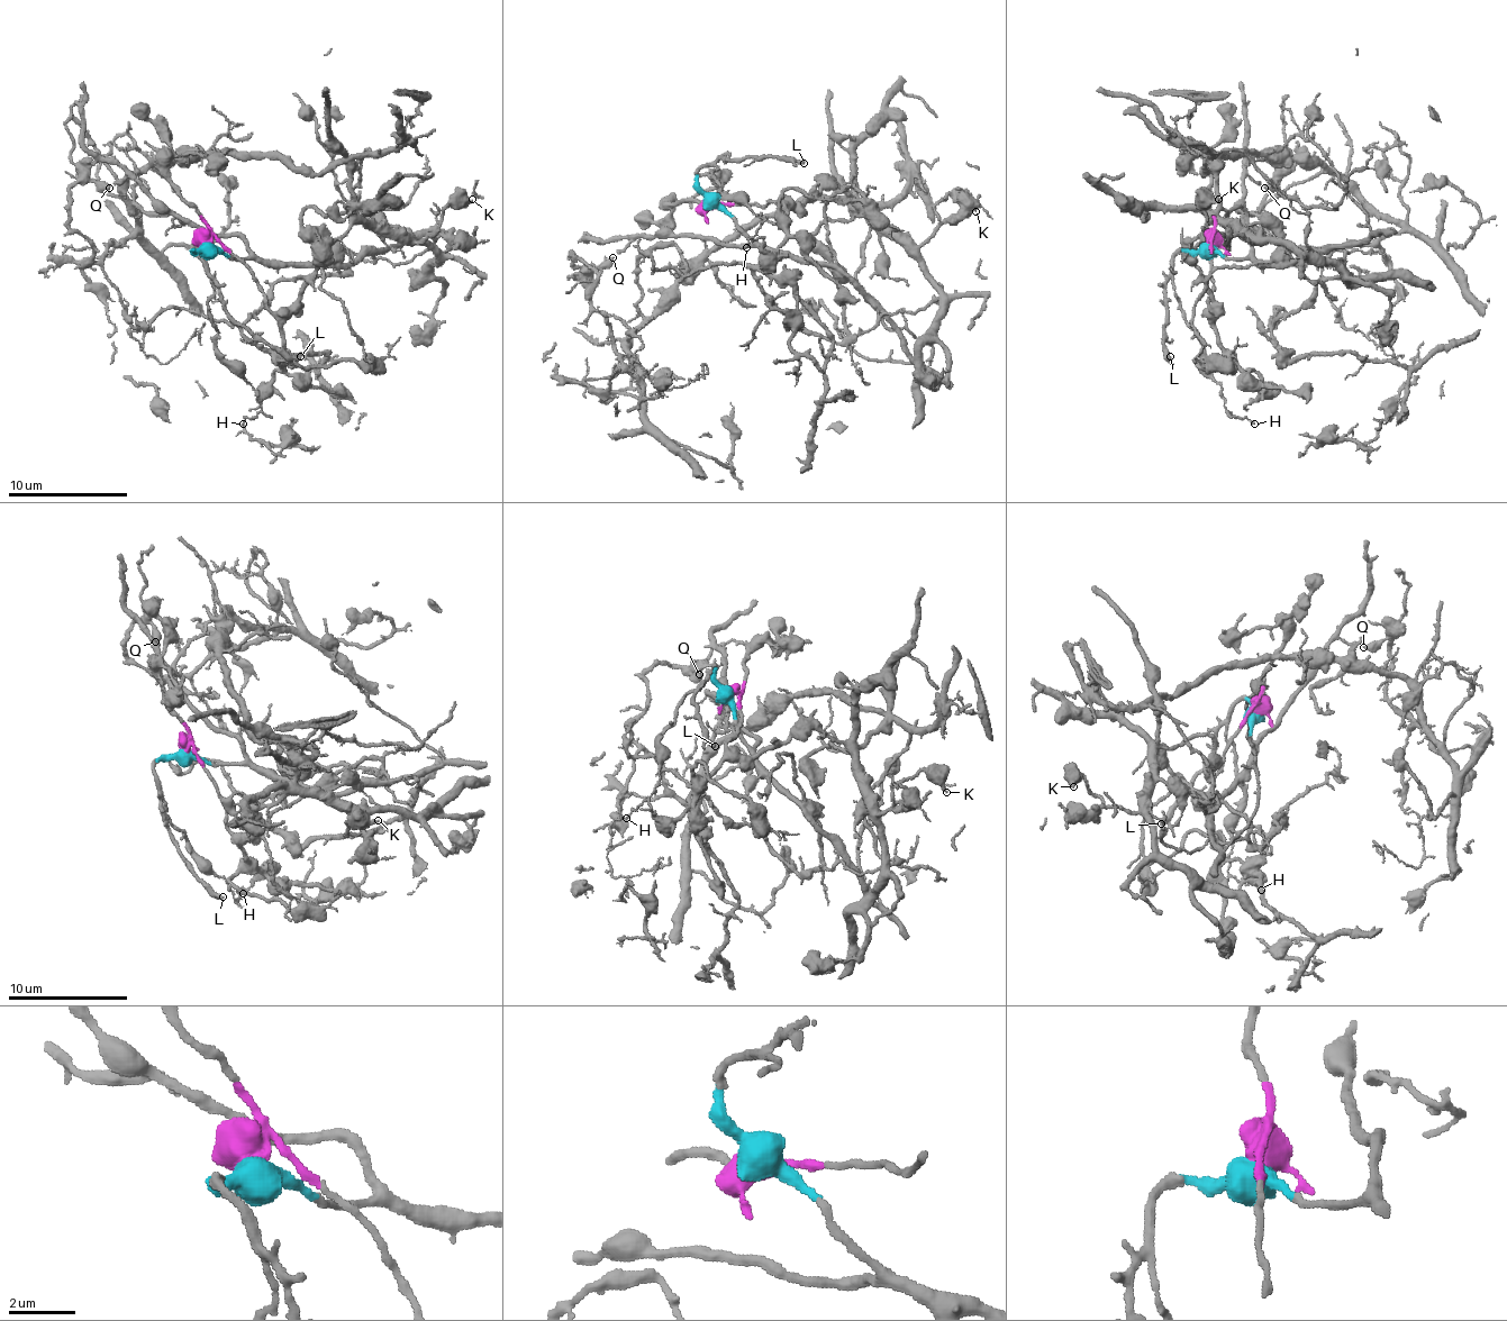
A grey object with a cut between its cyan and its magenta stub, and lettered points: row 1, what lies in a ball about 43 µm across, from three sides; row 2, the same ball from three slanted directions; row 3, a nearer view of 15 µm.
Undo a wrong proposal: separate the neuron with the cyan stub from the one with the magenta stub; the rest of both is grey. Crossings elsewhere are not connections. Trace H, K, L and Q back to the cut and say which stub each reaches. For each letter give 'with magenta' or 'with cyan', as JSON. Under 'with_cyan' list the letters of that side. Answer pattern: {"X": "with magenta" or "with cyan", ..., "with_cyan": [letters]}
{"H": "with cyan", "K": "with magenta", "L": "with cyan", "Q": "with magenta", "with_cyan": ["H", "L"]}

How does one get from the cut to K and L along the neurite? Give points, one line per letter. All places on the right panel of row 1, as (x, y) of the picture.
K: (1209, 244), (1209, 312), (1191, 244), (1213, 222), (1252, 240), (1207, 228), (1200, 208), (1218, 199)
L: (1209, 244), (1195, 253), (1180, 253), (1164, 282), (1164, 345), (1171, 357)

